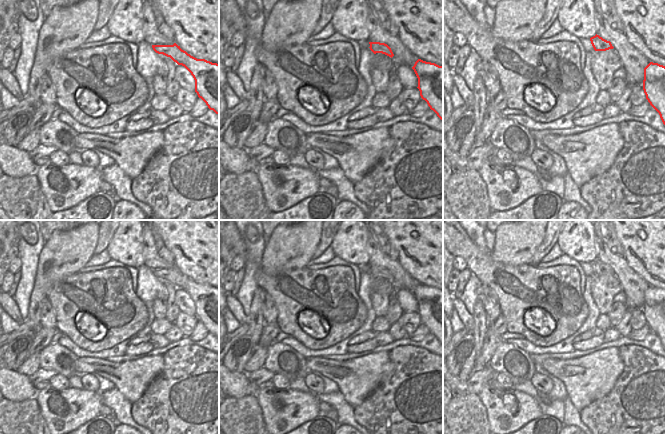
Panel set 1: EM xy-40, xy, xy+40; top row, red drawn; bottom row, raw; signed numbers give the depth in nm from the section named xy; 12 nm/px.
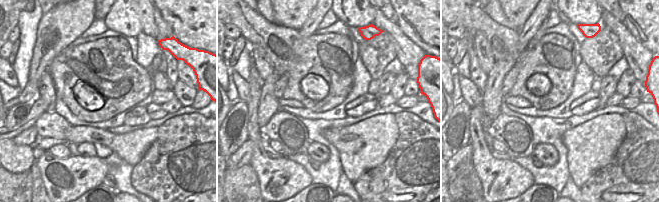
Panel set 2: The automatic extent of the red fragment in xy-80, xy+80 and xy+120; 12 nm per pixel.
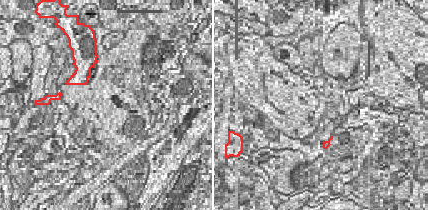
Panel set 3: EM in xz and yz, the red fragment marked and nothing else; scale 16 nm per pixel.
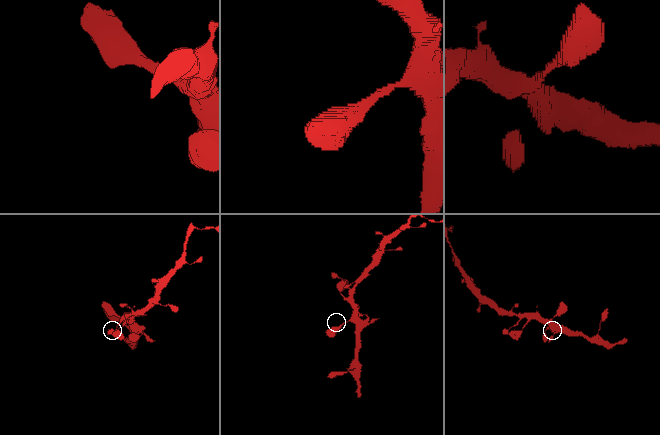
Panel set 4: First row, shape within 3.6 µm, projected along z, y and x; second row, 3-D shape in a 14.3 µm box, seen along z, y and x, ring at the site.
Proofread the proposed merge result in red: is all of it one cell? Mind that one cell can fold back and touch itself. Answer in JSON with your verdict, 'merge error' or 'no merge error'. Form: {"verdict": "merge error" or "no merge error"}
{"verdict": "no merge error"}

